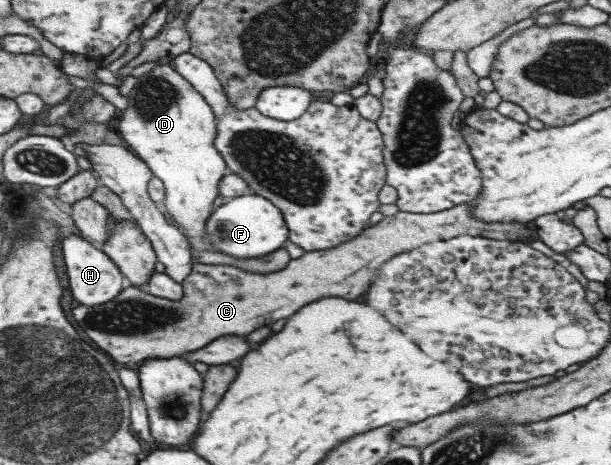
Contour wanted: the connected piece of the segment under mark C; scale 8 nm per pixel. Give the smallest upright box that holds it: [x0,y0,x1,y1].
[72,203,540,366]

